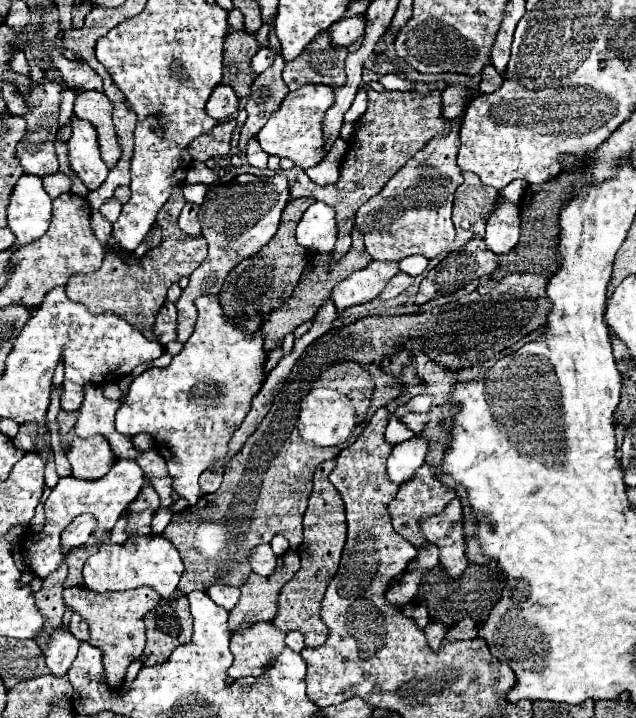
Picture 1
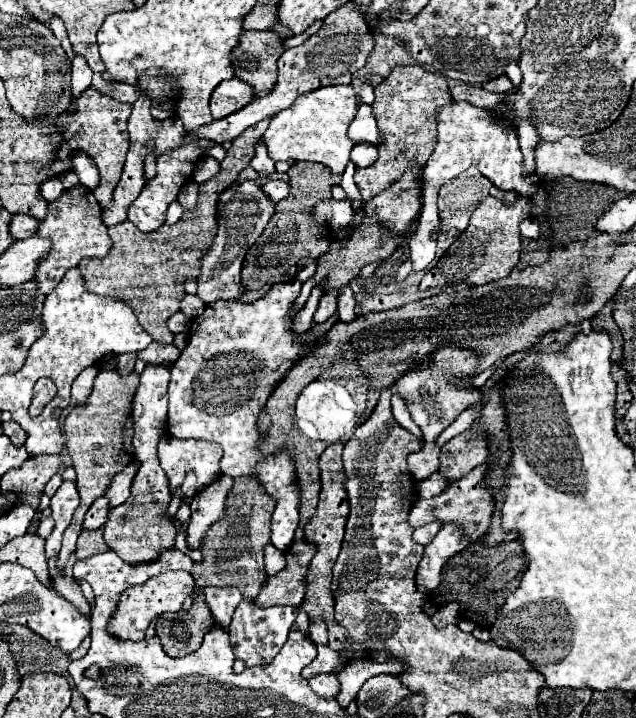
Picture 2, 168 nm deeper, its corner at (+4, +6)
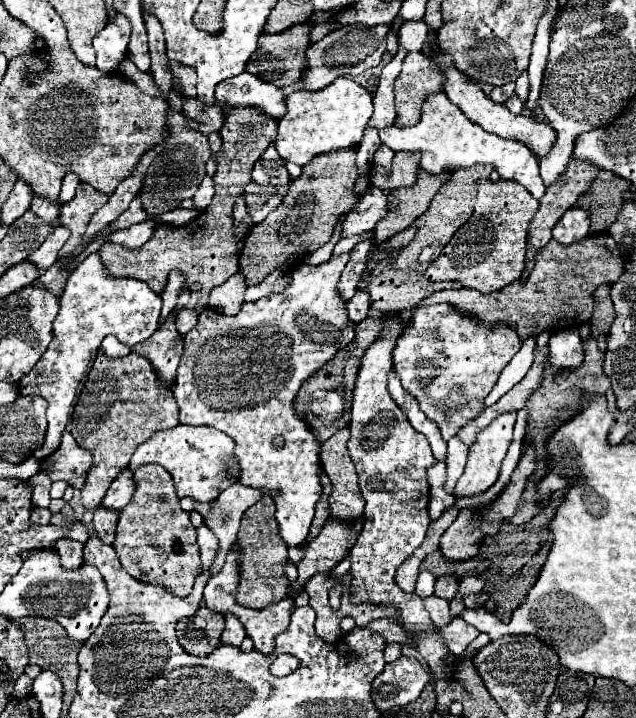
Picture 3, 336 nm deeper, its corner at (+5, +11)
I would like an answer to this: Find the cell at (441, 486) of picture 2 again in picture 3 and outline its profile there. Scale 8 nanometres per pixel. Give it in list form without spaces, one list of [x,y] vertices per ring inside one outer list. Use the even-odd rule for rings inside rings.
[[[453,437],[449,443],[447,443],[447,479],[445,479],[445,489],[451,491],[455,487],[455,481],[457,477],[463,473],[463,467],[465,467],[465,459],[467,459],[467,447],[457,439]]]

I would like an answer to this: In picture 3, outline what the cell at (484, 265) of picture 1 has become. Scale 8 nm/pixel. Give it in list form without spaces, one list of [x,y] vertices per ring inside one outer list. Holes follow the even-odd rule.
[[[483,179],[477,185],[477,203],[469,221],[453,235],[441,255],[427,267],[425,277],[429,281],[457,281],[463,287],[491,293],[503,289],[511,281],[521,277],[525,263],[527,227],[537,213],[539,201],[515,181],[489,181]]]

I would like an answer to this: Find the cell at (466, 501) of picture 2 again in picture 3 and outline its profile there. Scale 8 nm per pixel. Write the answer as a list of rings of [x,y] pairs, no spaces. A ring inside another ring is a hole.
[[[507,413],[507,415],[499,415],[487,429],[483,429],[483,433],[479,433],[475,445],[471,445],[469,449],[469,457],[467,457],[467,465],[463,475],[459,477],[453,495],[455,497],[473,497],[479,495],[483,491],[487,491],[499,477],[499,469],[501,469],[501,461],[505,459],[505,453],[511,445],[513,439],[513,425],[515,425],[515,415],[517,413]]]

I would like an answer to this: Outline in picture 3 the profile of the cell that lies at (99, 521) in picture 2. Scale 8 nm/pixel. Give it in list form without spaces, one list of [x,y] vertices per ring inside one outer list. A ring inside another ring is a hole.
[[[125,469],[107,489],[101,507],[109,511],[121,511],[131,501],[131,493],[133,493],[133,473]]]

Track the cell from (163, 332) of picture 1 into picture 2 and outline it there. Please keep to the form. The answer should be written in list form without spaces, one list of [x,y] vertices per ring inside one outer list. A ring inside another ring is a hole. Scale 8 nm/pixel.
[[[176,312],[170,320],[168,320],[168,328],[178,334],[178,332],[188,332],[190,330],[190,318],[184,316],[182,312]]]

